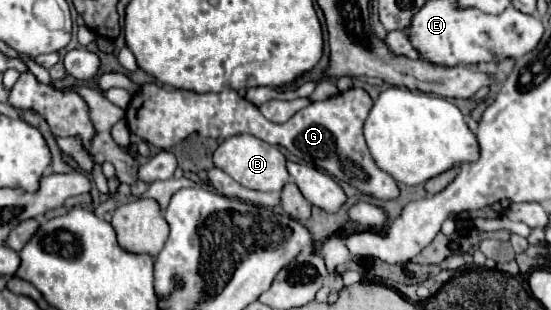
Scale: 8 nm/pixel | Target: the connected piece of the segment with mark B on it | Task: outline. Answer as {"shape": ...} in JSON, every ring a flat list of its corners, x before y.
{"shape":[[248,133,224,139,218,145,218,149,214,151,212,161,216,167,220,167,224,173,228,173,234,181,238,181,240,185,244,185,248,189,256,189,256,191,280,191,282,185,286,185,286,181,290,179,290,175,286,171,286,159,280,153,280,149,276,145,260,141,258,137,248,135]]}

